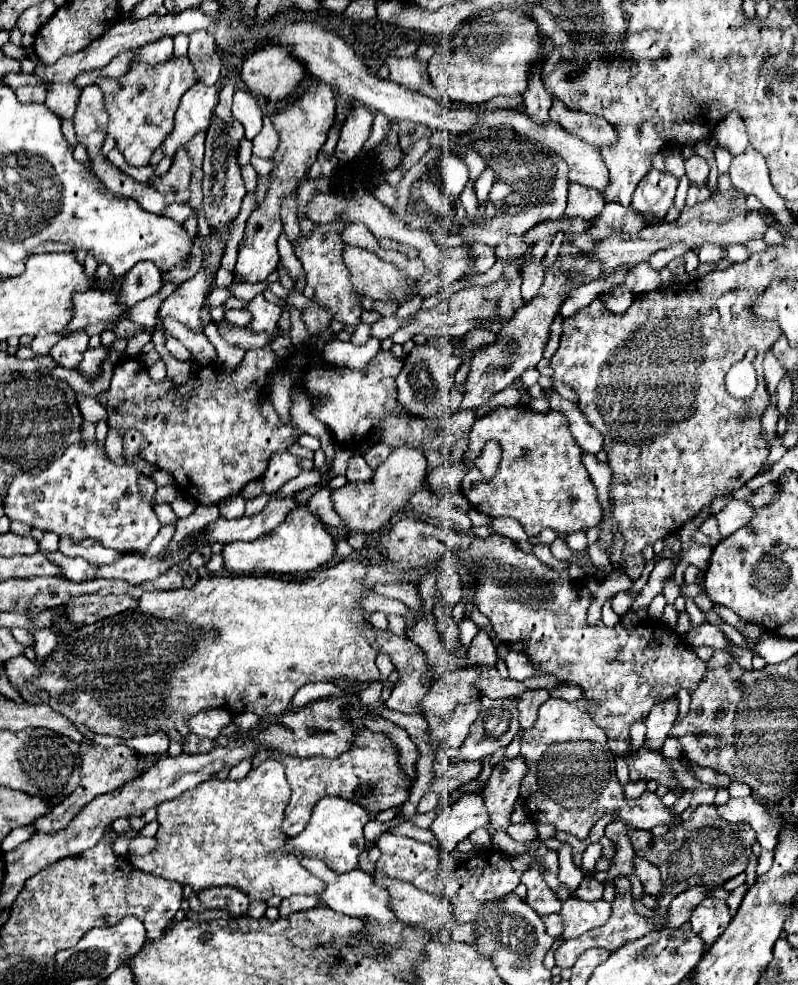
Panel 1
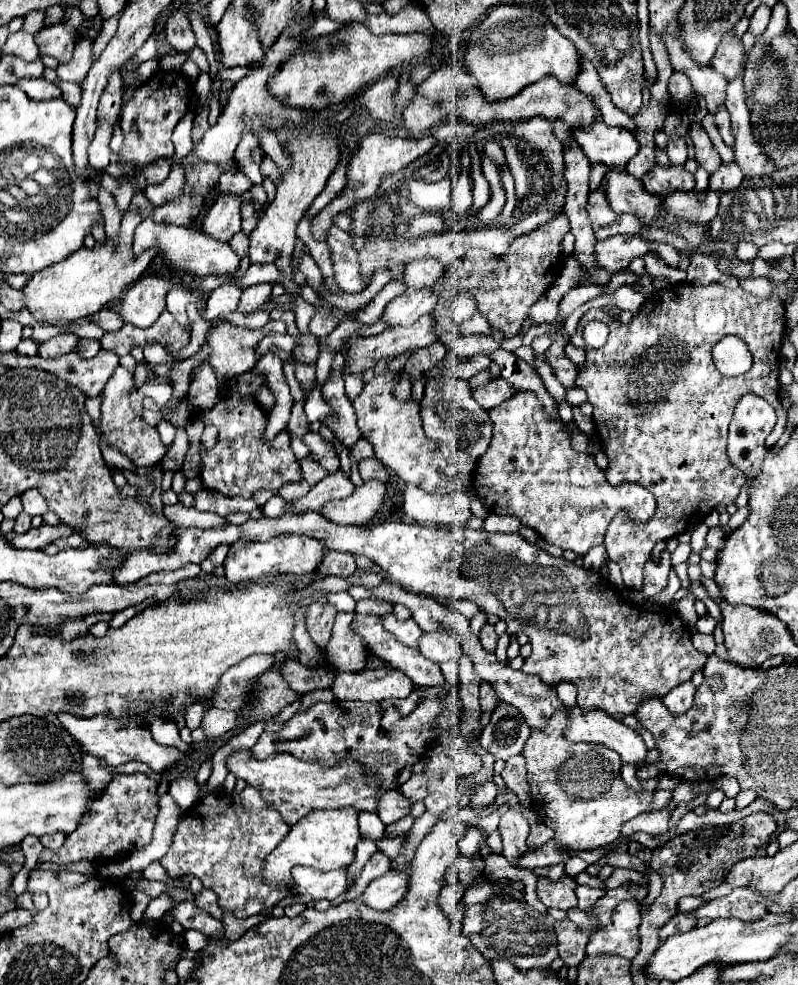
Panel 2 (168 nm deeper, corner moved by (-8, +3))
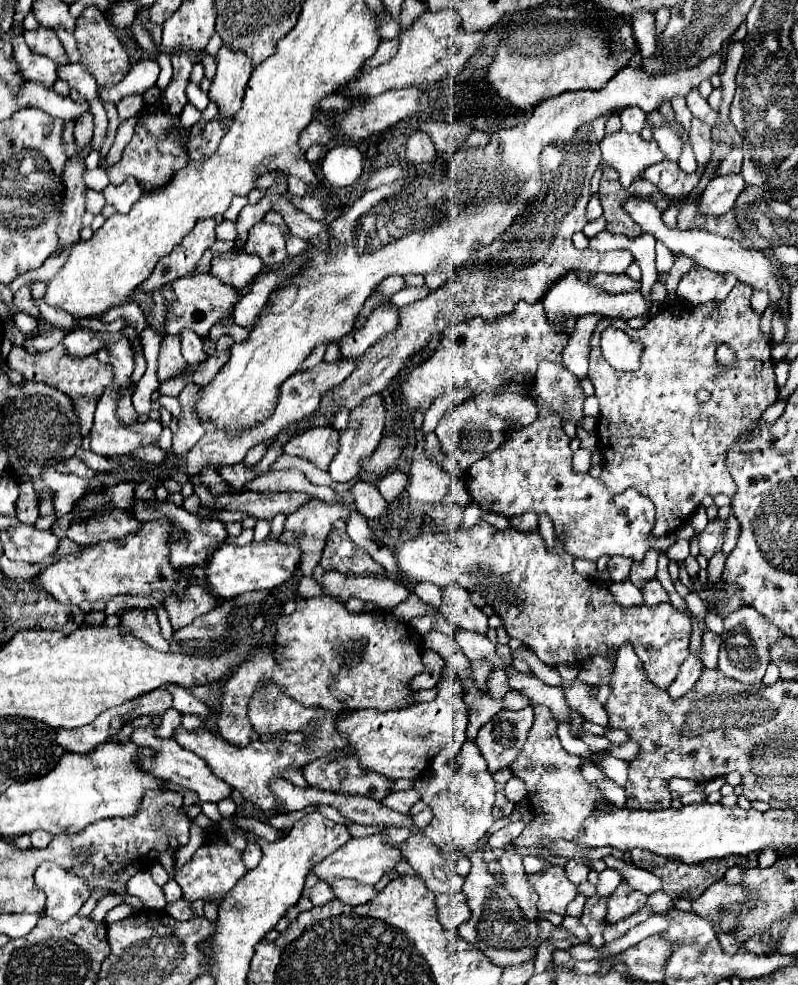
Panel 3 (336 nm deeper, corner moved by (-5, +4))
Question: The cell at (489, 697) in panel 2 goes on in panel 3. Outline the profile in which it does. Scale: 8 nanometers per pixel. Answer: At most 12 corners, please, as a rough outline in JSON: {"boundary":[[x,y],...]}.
{"boundary":[[491,672],[485,680],[489,698],[501,700],[509,692],[505,672]]}

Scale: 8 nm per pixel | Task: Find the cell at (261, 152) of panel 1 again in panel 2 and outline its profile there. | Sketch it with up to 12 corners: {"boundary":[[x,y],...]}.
{"boundary":[[268,155],[262,159],[260,173],[278,185],[280,171]]}

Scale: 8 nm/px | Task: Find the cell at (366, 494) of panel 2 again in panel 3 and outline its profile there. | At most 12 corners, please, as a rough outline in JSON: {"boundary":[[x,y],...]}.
{"boundary":[[309,500],[287,516],[283,542],[301,546],[299,568],[311,576],[345,502]]}

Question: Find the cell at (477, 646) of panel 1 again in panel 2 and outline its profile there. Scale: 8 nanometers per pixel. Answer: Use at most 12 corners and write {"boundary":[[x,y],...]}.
{"boundary":[[490,623],[480,629],[478,637],[484,649],[496,649],[498,635]]}

